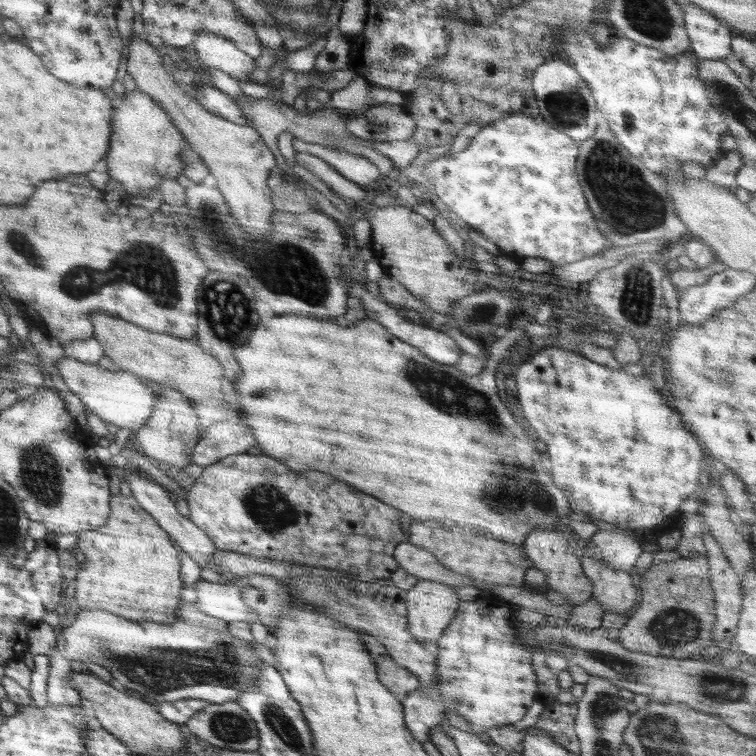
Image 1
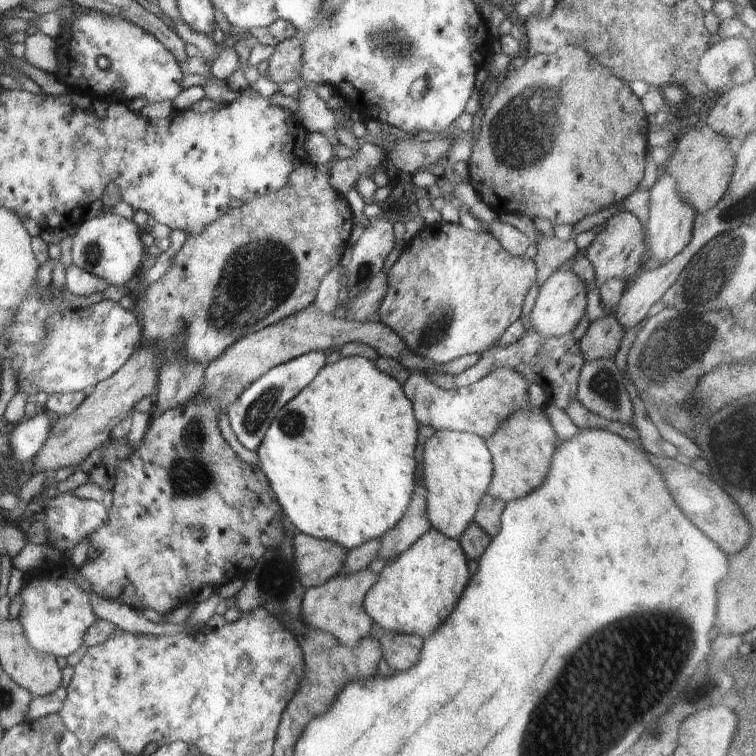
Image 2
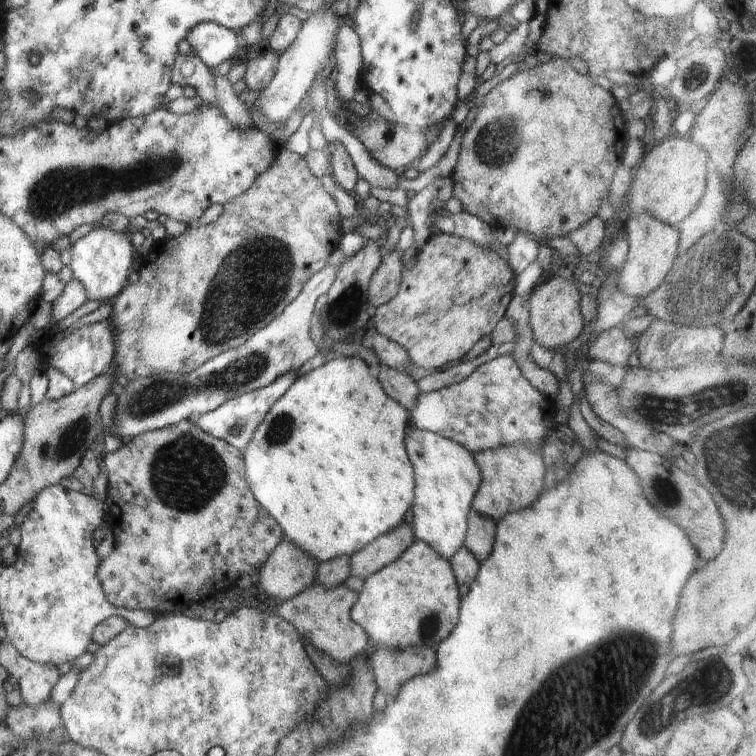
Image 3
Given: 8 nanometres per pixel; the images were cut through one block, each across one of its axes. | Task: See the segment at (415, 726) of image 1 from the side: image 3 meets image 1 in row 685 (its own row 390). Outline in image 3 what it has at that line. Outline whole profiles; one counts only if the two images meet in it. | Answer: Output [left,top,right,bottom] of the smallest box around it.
[409,354,553,452]

